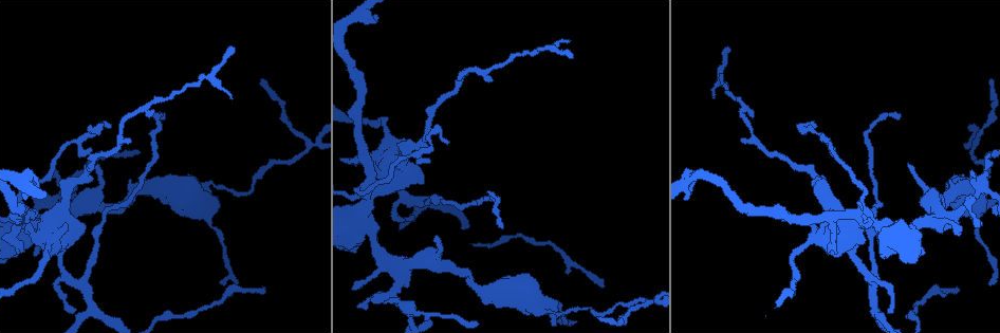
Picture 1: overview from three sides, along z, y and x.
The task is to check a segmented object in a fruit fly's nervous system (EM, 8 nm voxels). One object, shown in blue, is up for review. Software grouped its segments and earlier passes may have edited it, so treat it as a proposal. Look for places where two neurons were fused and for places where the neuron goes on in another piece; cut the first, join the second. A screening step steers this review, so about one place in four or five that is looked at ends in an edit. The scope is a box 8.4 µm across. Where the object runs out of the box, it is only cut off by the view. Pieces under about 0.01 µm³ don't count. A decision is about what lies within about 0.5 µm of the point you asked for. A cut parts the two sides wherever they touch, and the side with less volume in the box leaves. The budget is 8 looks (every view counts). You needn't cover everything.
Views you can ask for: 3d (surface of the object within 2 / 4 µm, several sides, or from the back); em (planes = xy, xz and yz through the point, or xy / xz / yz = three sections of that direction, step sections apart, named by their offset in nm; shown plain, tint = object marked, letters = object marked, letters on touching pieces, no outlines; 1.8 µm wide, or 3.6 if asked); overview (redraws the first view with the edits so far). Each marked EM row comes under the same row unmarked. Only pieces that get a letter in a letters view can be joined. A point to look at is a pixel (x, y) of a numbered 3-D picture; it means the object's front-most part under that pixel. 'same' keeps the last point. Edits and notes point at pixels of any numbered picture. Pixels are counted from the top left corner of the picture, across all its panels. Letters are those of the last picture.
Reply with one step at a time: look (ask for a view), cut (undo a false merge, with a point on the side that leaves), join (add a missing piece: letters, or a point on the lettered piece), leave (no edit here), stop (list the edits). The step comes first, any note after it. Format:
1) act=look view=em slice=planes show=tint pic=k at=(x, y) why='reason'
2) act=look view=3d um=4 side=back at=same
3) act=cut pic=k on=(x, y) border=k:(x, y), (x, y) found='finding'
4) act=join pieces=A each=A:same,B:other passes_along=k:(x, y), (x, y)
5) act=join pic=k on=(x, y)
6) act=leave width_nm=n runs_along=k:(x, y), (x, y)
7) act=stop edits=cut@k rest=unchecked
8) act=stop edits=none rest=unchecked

act=look view=em um=3.6 slice=xz step=8 show=tint pic=1 at=(203, 192) why='calibre changes'

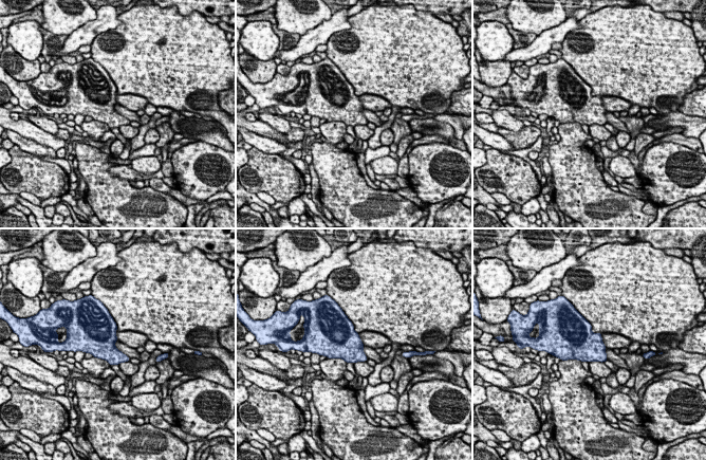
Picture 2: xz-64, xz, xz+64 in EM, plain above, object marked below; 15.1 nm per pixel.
act=look view=em um=3.6 slice=planes show=letters at=same

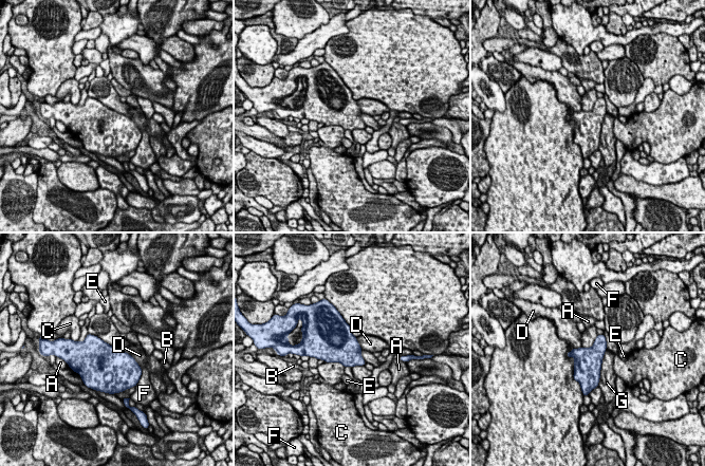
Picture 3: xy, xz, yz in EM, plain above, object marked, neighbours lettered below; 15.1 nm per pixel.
act=leave each=A:other,B:other,C:other,D:other,E:other,F:other,G:other found='one neuron here'

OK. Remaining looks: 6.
act=look view=3d um=2 pic=1 at=(265, 288) why='tapers out'

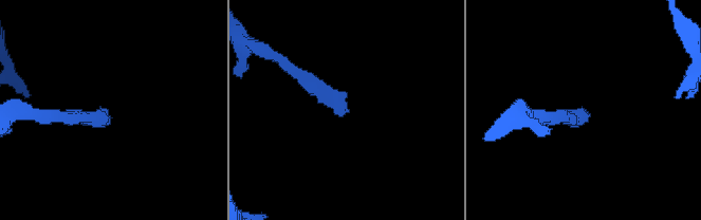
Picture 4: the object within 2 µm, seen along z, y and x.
act=look view=em slice=planes show=letters pic=4 at=(108, 110) why='now the EM'

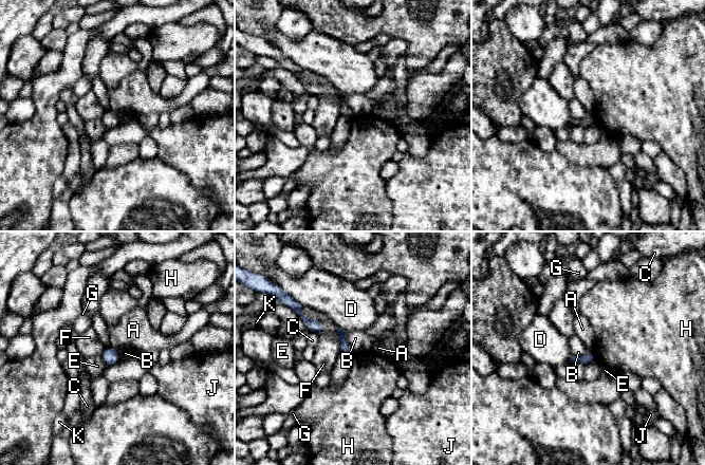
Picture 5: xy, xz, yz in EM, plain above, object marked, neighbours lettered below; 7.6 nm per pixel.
act=leave each=A:other,B:other,C:other,D:other,E:other,F:other,G:other,H:other,J:other,K:other found='none of them fits'

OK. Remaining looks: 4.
act=look view=em slice=yz step=8 show=letters pic=1 at=(908, 163) why='tapers out'

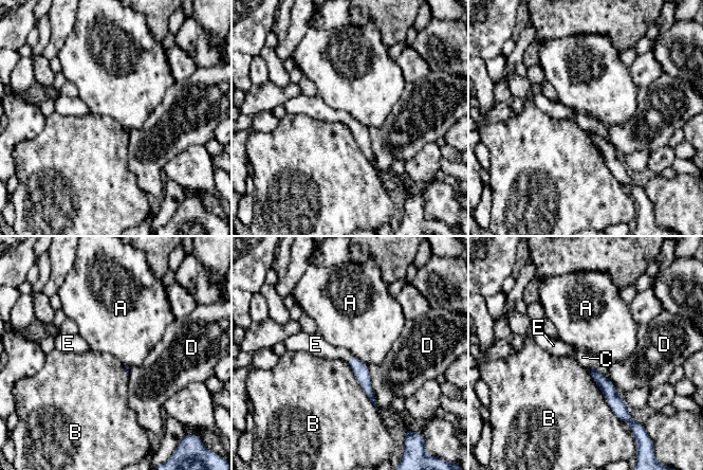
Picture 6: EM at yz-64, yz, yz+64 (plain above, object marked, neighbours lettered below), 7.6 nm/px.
act=join pieces=E each=A:other,B:other,C:other,D:other,E:same passes_along=6:(361, 369), (348, 358), (318, 346) found='the neuron continues'

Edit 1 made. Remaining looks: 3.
act=stop edits=join@6 rest=unchecked

